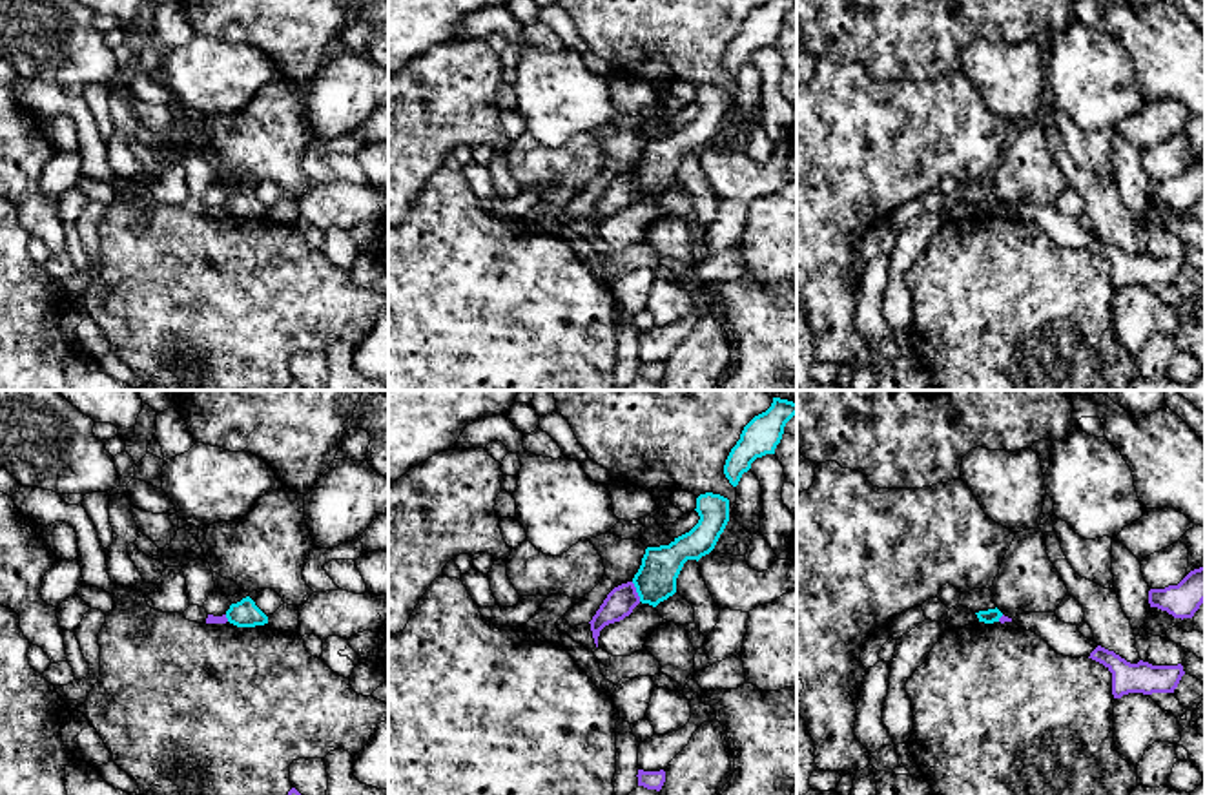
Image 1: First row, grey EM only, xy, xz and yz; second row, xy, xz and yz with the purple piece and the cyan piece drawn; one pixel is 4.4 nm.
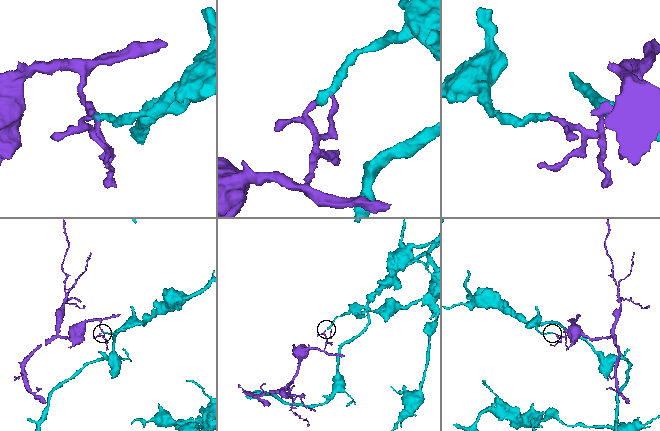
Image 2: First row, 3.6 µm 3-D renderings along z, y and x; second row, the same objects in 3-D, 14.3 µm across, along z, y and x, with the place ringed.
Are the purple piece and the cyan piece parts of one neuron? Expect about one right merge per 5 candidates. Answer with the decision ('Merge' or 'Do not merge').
Do not merge

